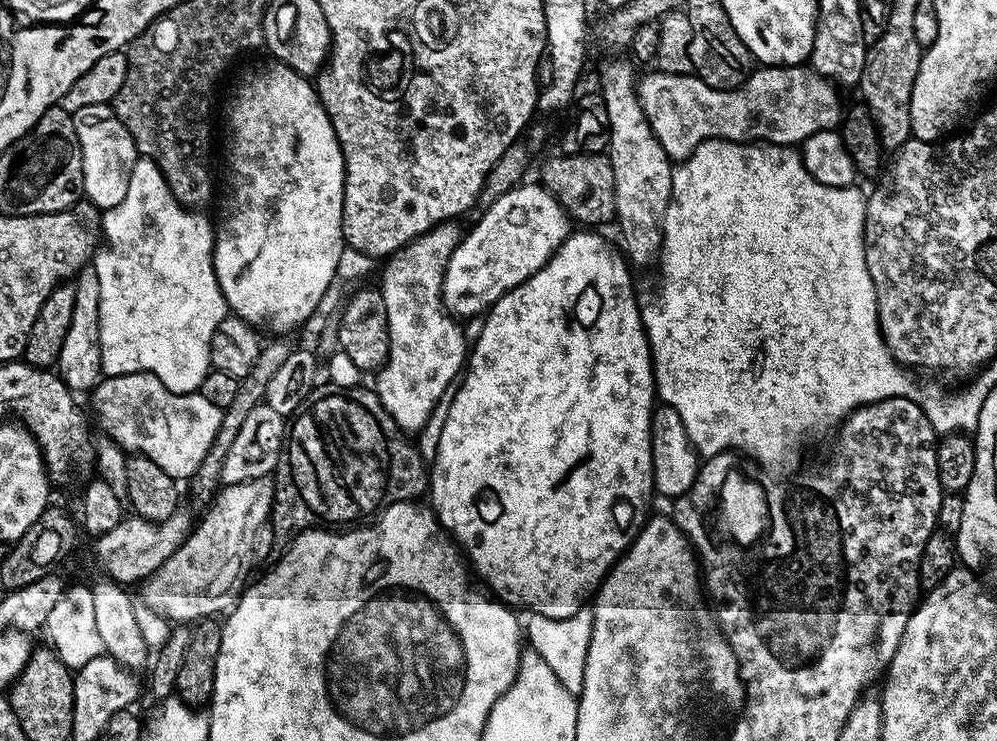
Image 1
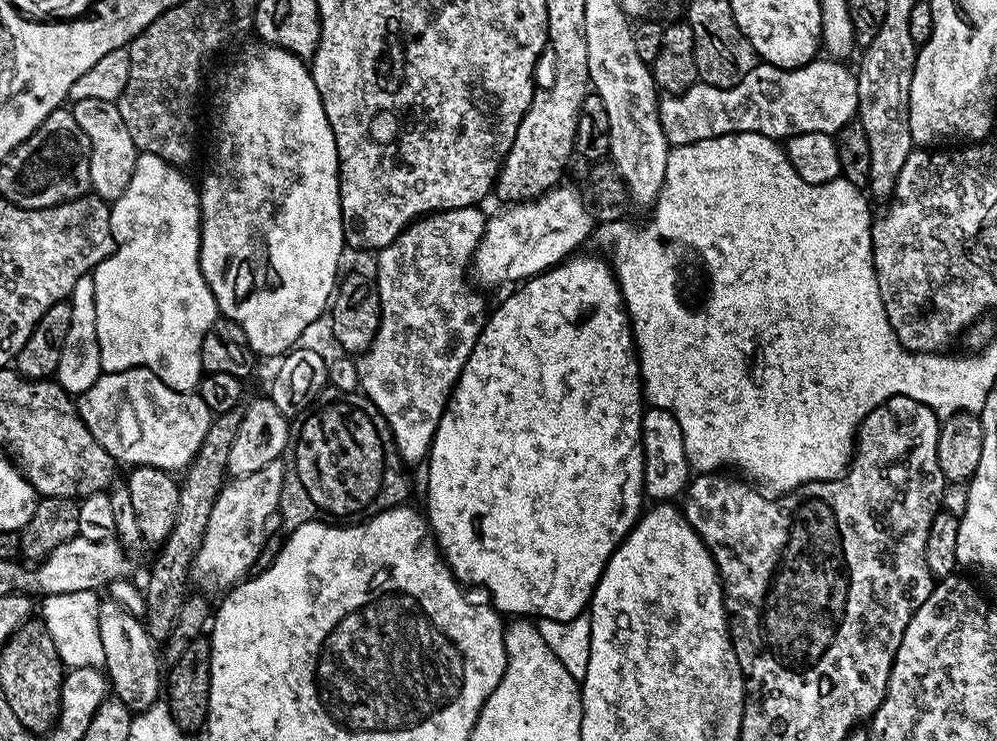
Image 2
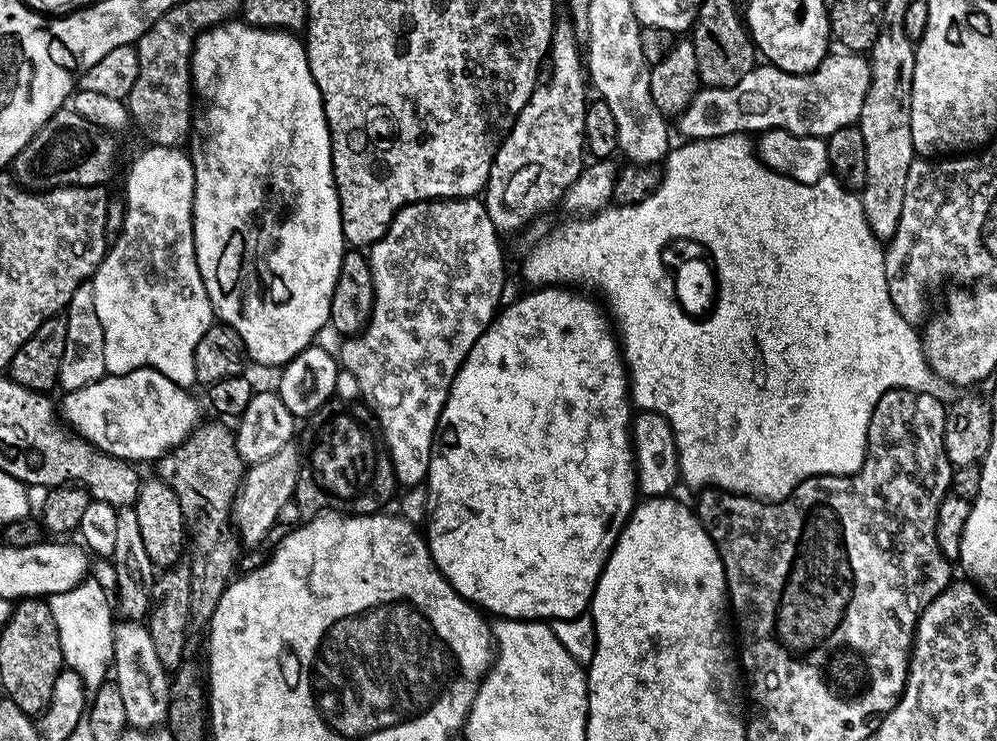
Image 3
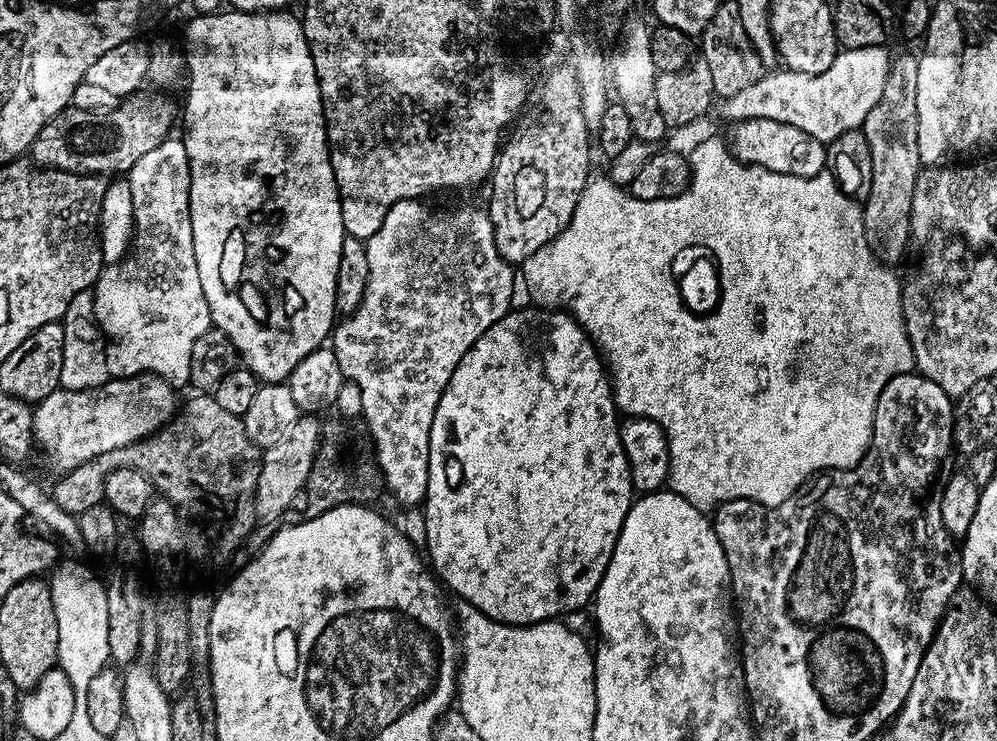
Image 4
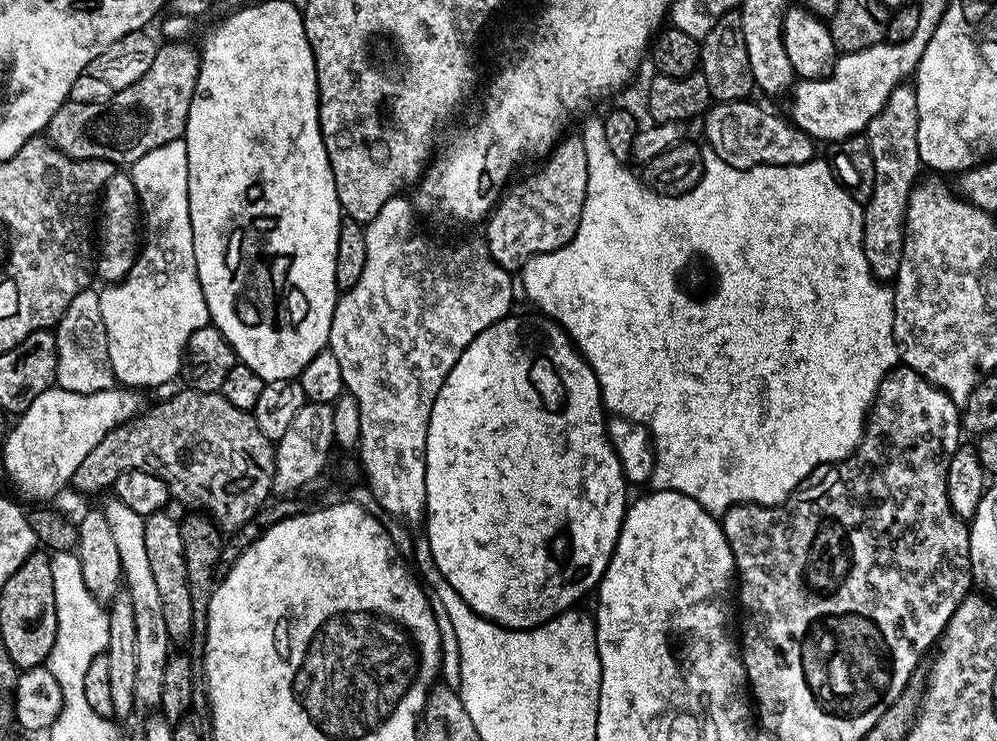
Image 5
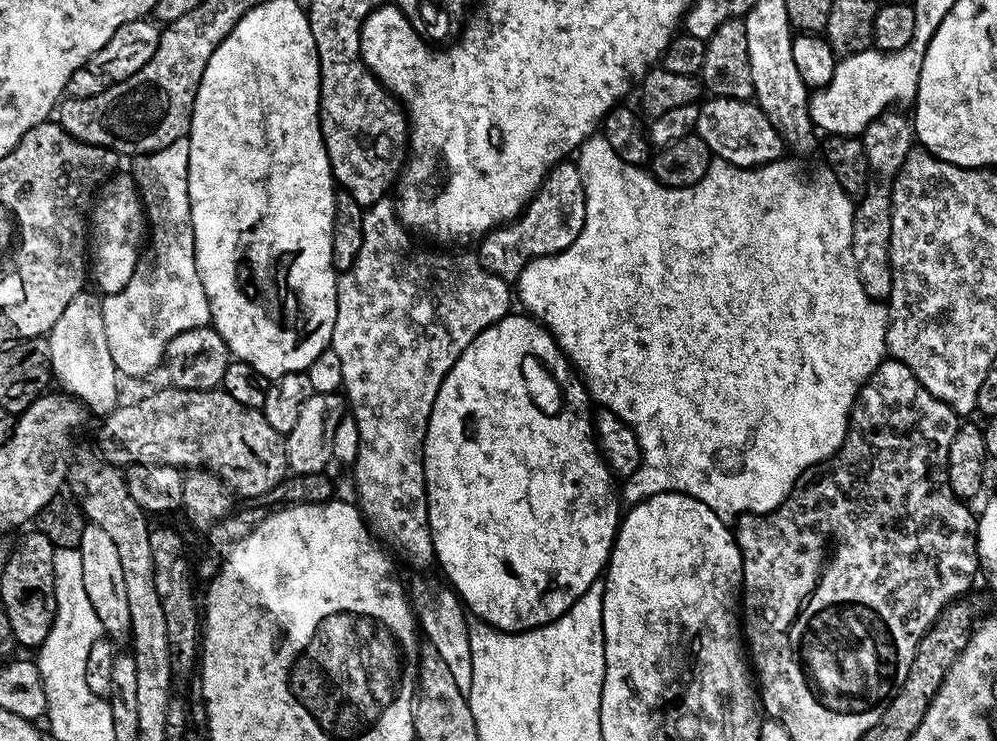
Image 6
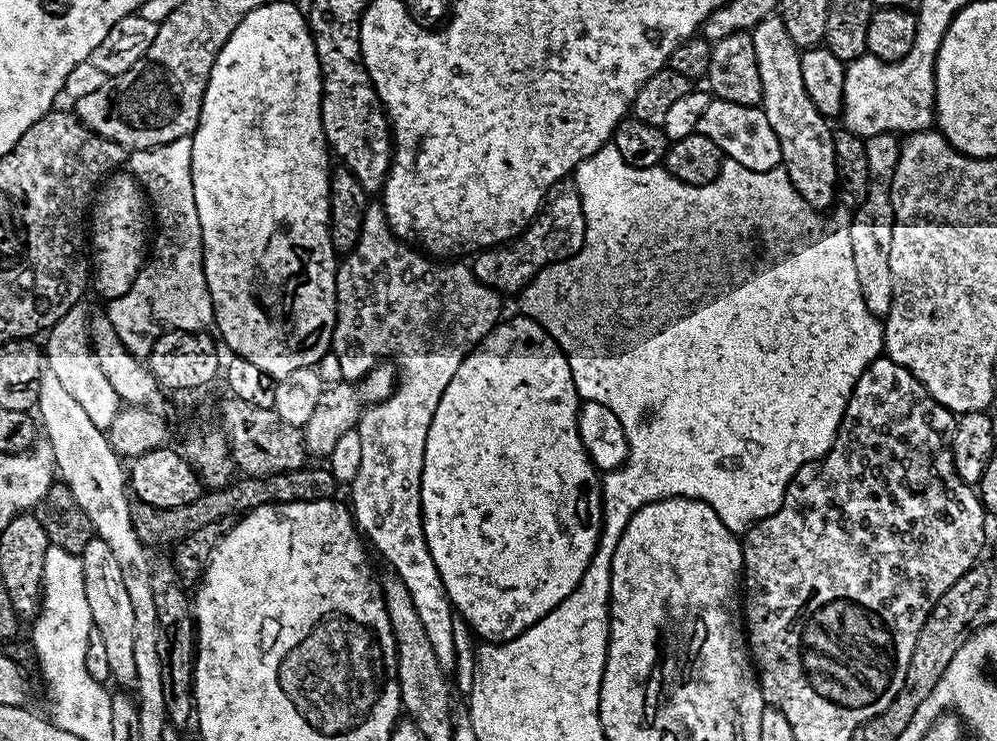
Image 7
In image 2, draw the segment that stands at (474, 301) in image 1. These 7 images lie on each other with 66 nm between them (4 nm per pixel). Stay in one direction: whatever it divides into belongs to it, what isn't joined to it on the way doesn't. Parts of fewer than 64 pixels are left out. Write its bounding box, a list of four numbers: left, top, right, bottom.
[470,186,594,284]

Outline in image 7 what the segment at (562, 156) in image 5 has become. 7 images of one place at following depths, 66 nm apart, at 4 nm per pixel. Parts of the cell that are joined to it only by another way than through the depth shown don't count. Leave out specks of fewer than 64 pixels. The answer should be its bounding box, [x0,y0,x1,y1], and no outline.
[470,182,586,294]

